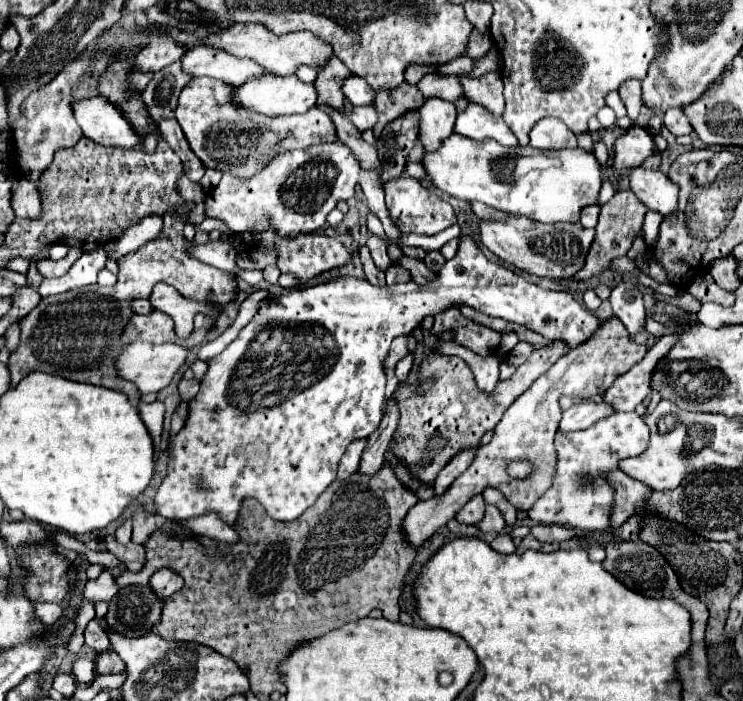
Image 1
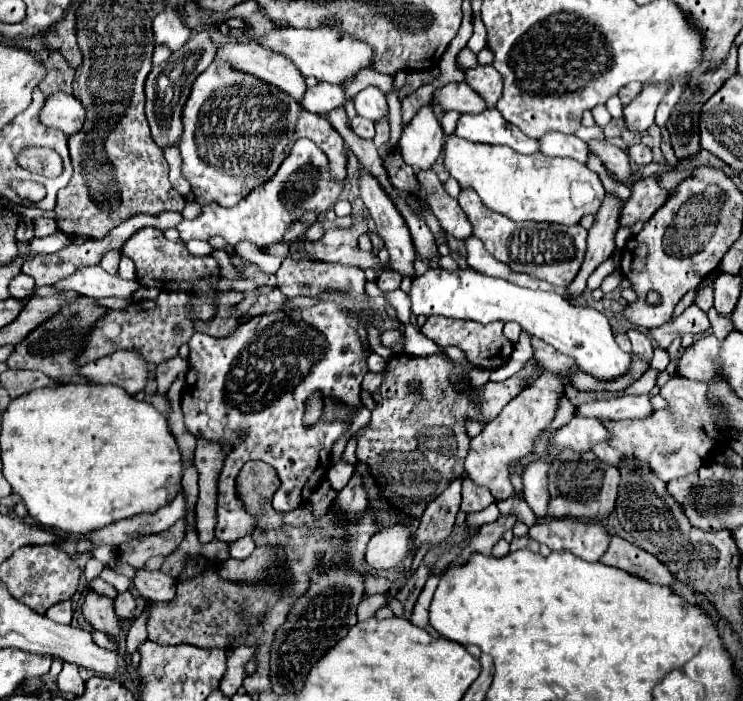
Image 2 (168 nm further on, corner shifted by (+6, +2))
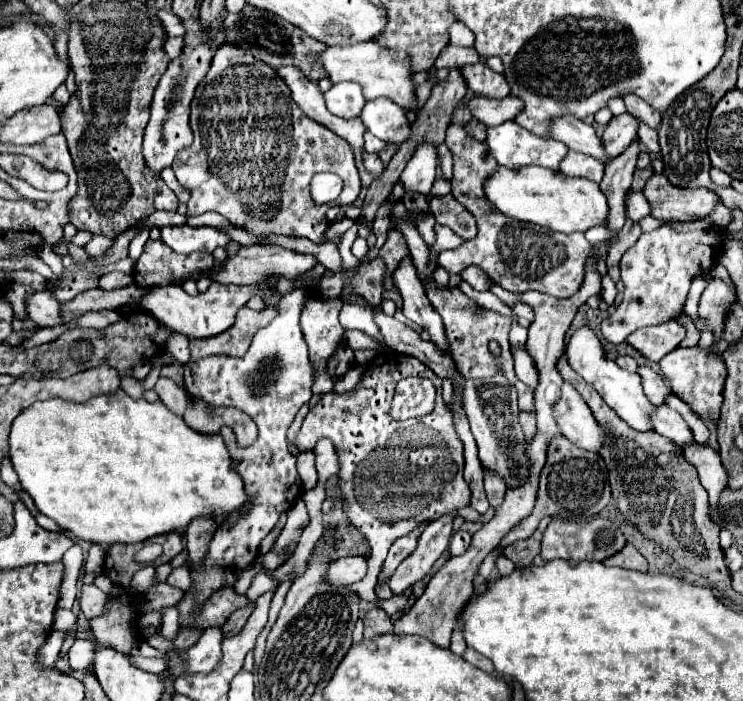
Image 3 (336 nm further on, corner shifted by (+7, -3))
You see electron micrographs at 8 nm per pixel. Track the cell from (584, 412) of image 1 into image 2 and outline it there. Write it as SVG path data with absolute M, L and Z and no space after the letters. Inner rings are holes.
M616 396L612 400L594 400L586 402L576 408L578 416L590 416L590 418L608 418L608 420L636 420L646 418L654 414L650 396Z

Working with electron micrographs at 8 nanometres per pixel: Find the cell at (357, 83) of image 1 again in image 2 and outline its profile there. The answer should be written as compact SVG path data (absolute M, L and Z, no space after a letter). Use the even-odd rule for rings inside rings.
M368 86L362 92L358 92L358 96L354 98L354 104L358 114L372 122L380 122L382 118L388 116L386 94L376 86Z

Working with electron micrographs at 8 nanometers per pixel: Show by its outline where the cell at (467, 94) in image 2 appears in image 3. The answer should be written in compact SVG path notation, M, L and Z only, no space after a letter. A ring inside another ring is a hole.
M475 95L469 101L469 111L483 125L495 127L495 125L501 125L503 121L513 119L521 111L521 101L517 101L517 97L505 97L501 101L493 101L493 99Z

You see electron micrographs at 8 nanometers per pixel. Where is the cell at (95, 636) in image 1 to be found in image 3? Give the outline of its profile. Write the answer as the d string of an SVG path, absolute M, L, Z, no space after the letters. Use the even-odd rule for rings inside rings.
M133 657L131 659L133 665L141 667L143 671L151 671L151 673L165 673L167 665L163 659L145 659L145 657Z

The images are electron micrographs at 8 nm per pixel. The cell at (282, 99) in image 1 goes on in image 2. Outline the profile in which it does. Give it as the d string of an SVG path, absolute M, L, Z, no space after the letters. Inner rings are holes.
M318 82L314 88L308 88L302 100L302 108L316 114L326 114L330 110L336 110L340 106L346 106L348 98L344 94L344 88L330 82Z

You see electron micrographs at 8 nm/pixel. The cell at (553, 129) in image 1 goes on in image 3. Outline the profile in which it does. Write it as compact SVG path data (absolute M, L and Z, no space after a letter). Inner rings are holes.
M569 151L565 155L565 159L561 161L561 165L559 165L561 173L571 175L571 177L587 177L587 179L591 179L595 183L601 181L603 169L605 167L599 161L593 161L593 157L581 155L577 151Z

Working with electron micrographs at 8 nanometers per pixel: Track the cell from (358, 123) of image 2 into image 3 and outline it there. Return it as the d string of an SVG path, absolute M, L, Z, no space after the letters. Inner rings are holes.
M369 131L365 133L365 149L367 149L369 153L379 153L379 151L383 151L385 147L387 147L387 143L385 143L385 141L381 141L381 139L373 137Z

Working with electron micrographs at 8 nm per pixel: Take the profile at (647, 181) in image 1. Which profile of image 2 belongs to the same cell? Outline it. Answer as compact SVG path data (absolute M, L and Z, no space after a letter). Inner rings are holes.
M590 140L588 148L602 160L602 164L608 168L608 172L612 172L618 180L628 180L632 176L628 154L622 148L614 146L606 140Z

